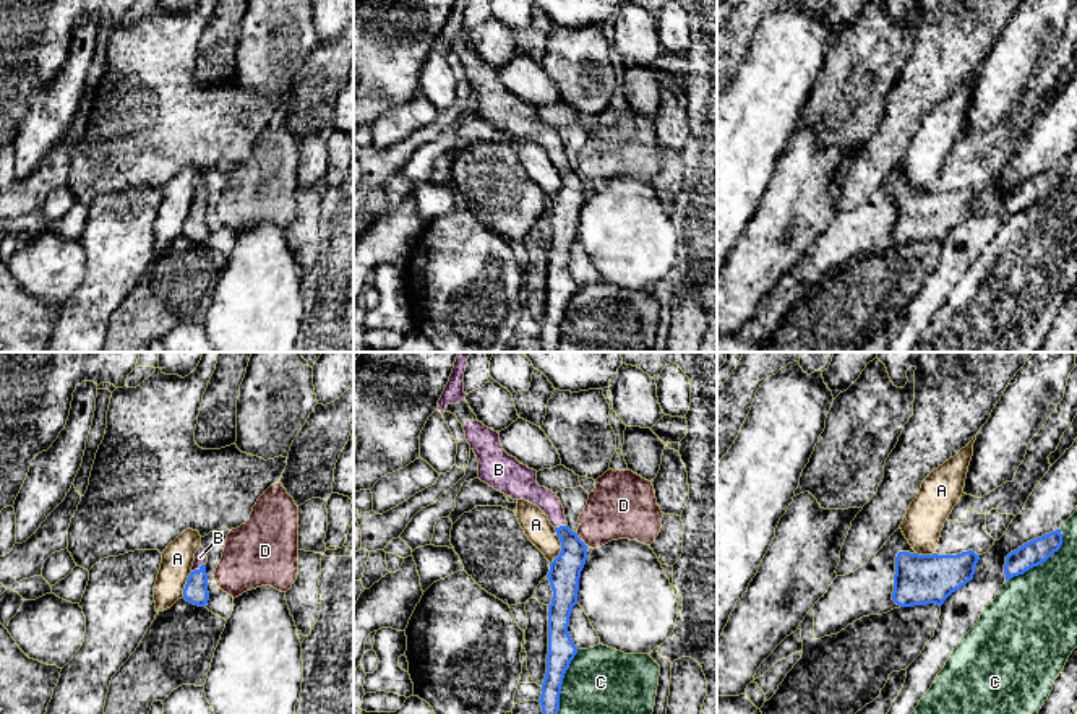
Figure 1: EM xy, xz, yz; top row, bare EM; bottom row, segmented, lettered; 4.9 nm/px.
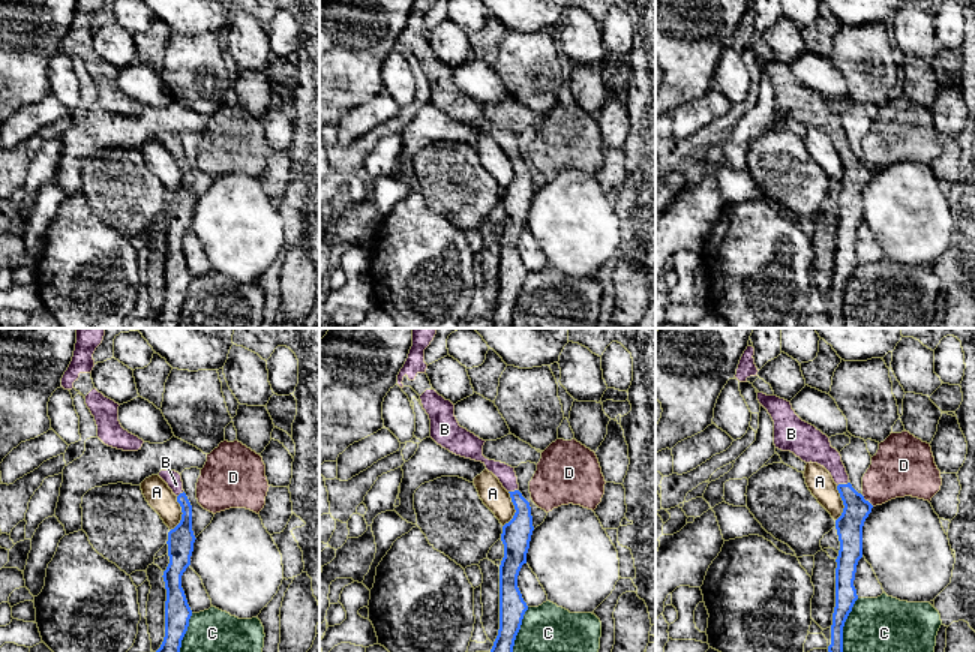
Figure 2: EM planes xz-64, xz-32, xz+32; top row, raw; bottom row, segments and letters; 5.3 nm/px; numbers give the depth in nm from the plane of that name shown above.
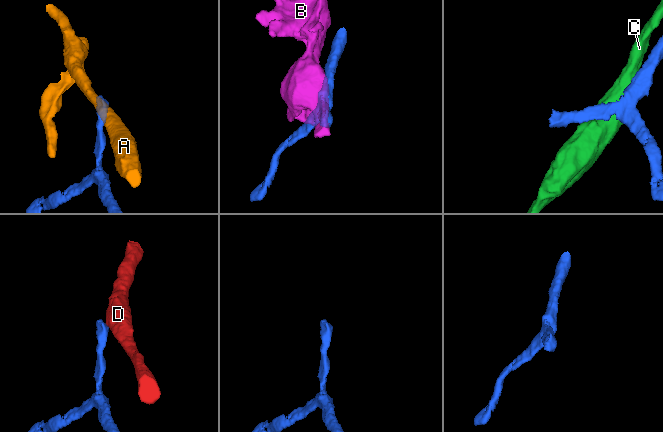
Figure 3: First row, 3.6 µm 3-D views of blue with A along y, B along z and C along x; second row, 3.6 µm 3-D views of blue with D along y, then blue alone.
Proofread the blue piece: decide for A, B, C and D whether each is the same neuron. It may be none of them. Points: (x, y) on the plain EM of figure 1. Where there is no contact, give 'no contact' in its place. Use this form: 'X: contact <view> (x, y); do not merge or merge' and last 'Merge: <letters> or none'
A: contact xz (562, 182); do not merge
B: contact xy (200, 203); merge
C: contact yz (1042, 198); do not merge
D: contact xz (581, 177); do not merge
Merge: B

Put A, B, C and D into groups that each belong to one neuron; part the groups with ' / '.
A / B / C / D

